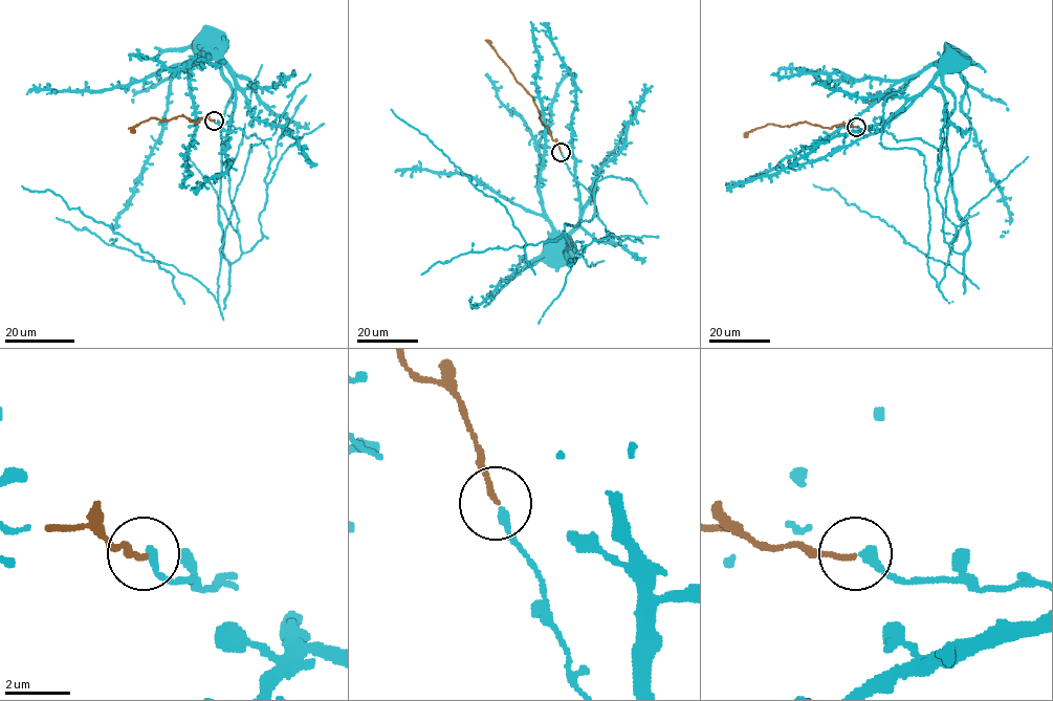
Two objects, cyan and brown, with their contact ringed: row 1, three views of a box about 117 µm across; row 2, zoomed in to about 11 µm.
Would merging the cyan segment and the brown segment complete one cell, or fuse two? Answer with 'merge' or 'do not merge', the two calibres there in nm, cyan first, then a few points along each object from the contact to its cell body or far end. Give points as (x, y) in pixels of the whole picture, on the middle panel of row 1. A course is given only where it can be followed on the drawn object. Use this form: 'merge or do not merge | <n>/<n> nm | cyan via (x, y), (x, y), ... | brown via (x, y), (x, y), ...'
merge | 280/150 nm | cyan via (562, 152), (579, 201), (579, 222), (558, 240) | brown via (561, 152), (541, 121), (532, 97), (487, 40)

